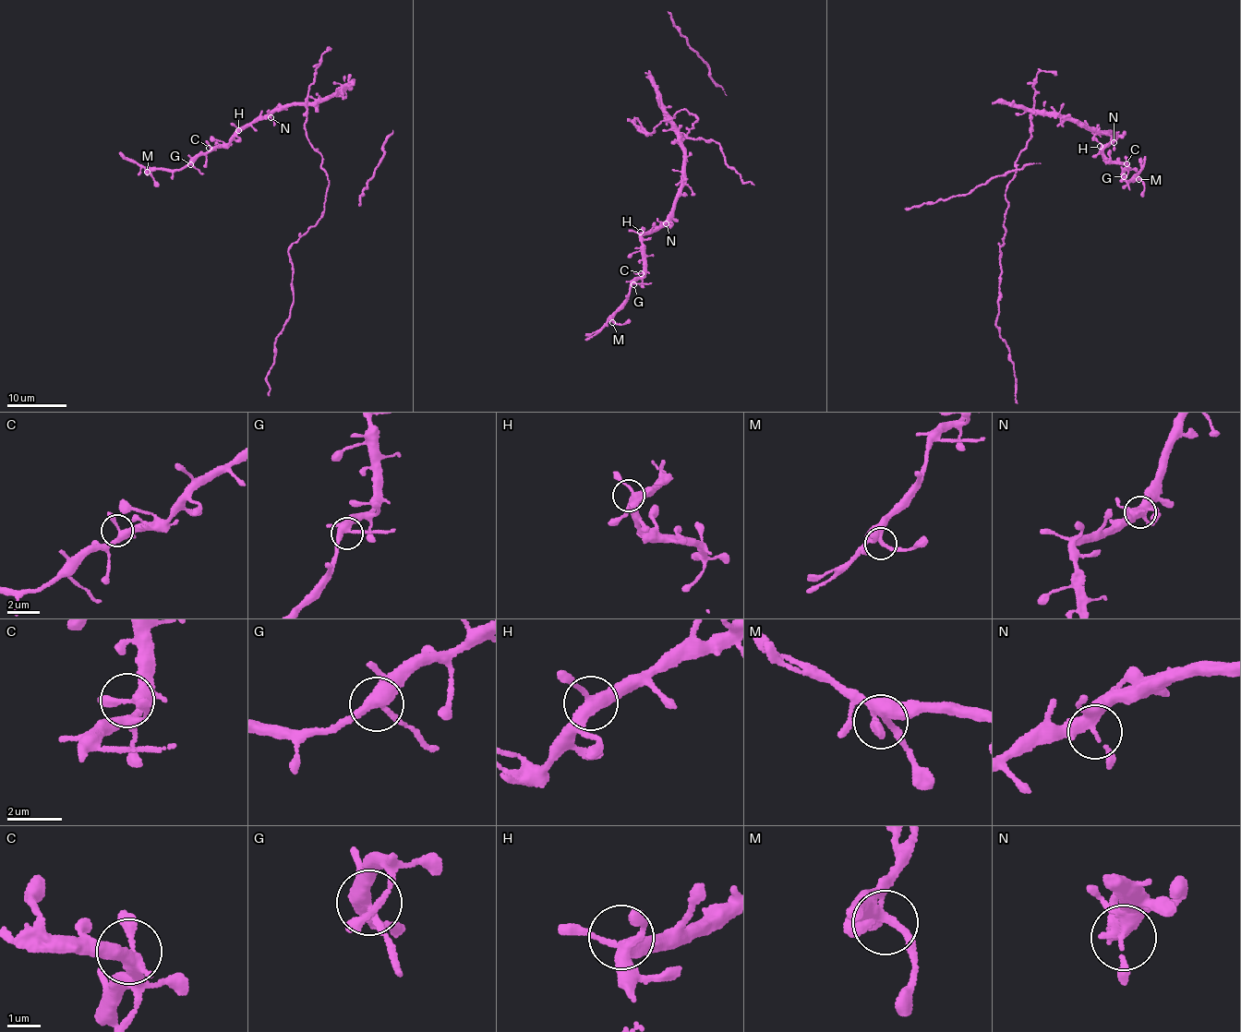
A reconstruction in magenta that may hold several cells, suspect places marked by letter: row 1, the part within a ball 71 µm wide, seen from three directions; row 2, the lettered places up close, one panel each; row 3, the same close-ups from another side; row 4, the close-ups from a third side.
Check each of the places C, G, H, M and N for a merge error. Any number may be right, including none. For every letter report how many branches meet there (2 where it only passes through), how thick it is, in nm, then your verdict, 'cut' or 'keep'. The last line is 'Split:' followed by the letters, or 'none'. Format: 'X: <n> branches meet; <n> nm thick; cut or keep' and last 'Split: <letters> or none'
C: 4 branches meet; 320 nm thick; keep
G: 4 branches meet; 400 nm thick; keep
H: 4 branches meet; 360 nm thick; keep
M: 4 branches meet; 320 nm thick; keep
N: 5 branches meet; 340 nm thick; keep
Split: none

